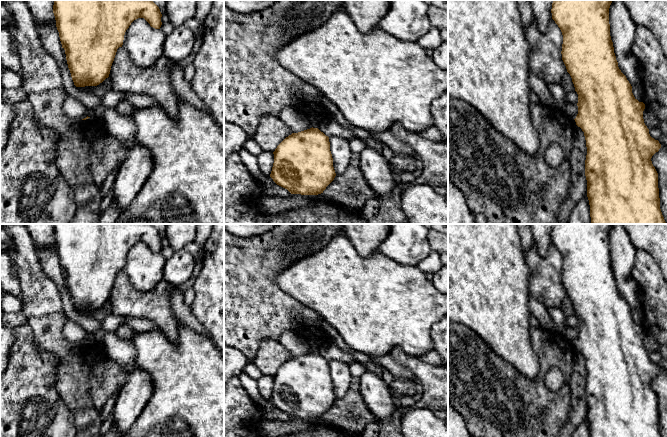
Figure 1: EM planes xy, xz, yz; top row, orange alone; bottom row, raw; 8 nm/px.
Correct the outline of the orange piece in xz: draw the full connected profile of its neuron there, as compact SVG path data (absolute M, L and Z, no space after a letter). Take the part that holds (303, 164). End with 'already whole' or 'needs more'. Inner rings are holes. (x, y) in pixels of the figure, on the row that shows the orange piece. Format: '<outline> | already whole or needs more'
M318 128L292 133L273 154L270 177L291 194L321 194L336 176L329 137Z | already whole

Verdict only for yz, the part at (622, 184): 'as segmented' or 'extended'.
as segmented

